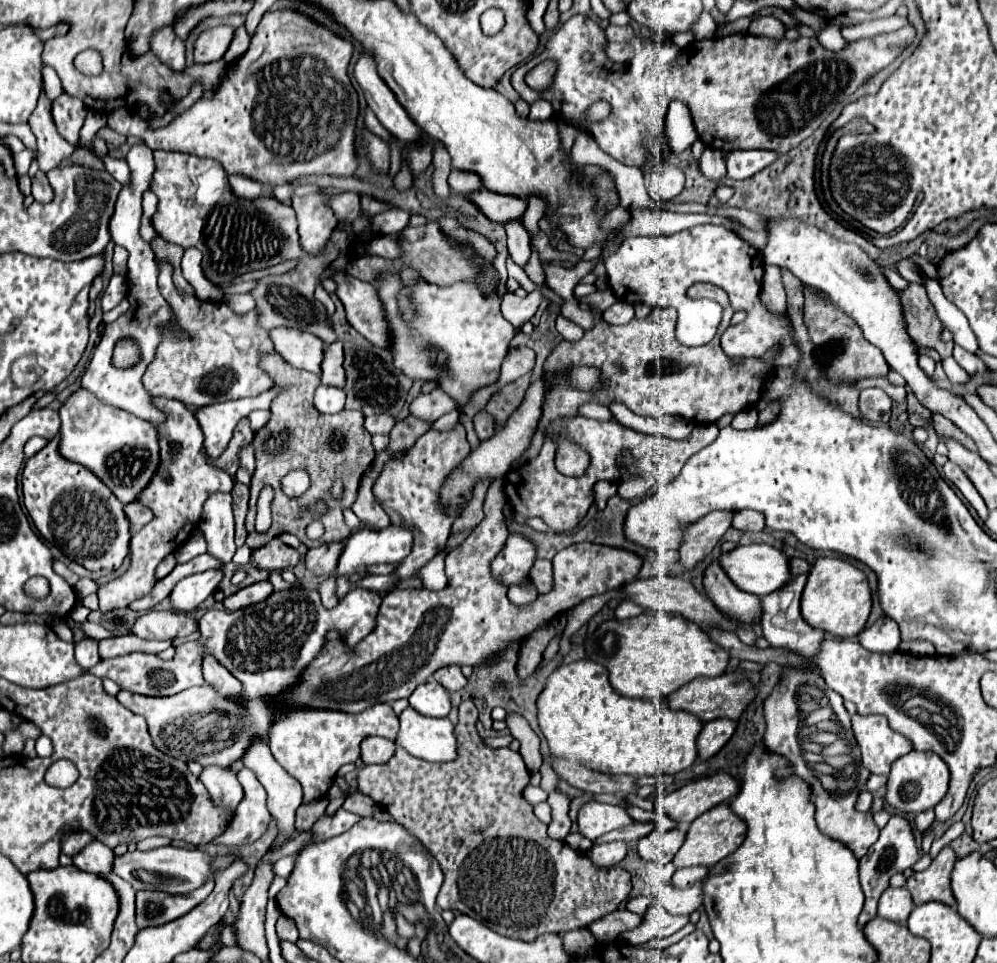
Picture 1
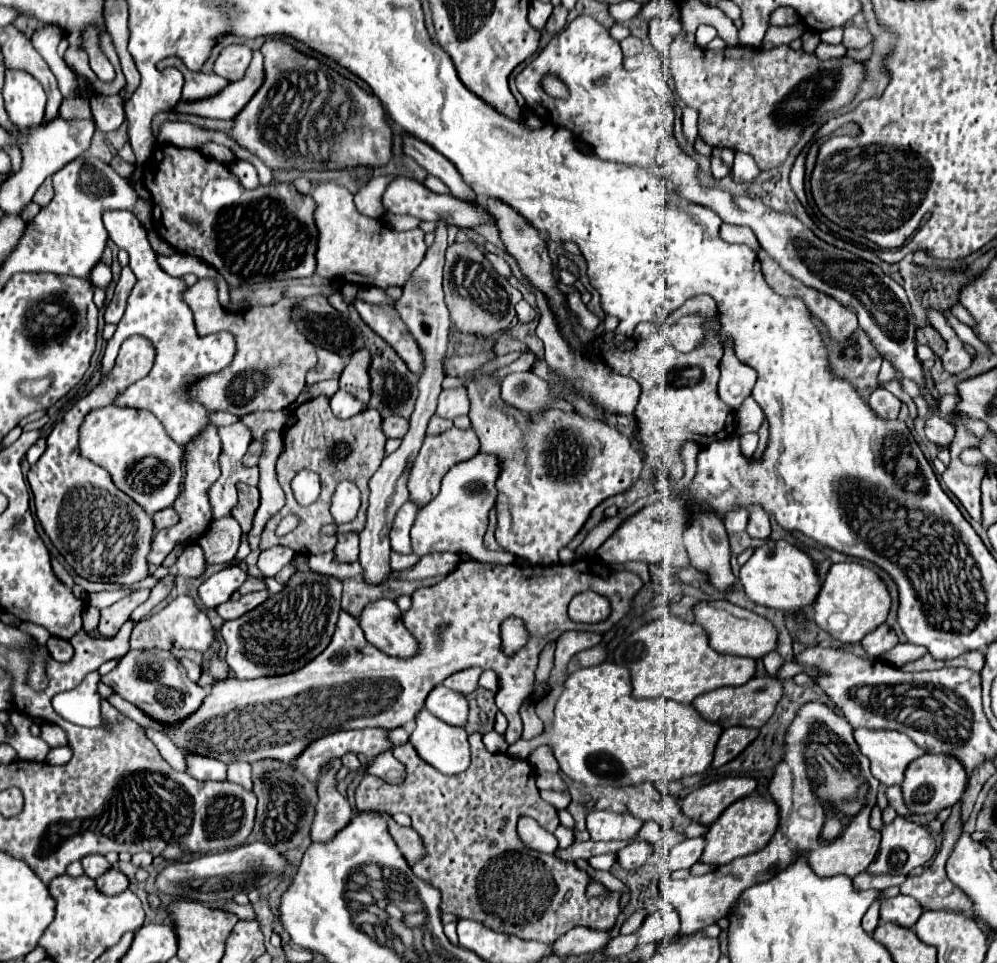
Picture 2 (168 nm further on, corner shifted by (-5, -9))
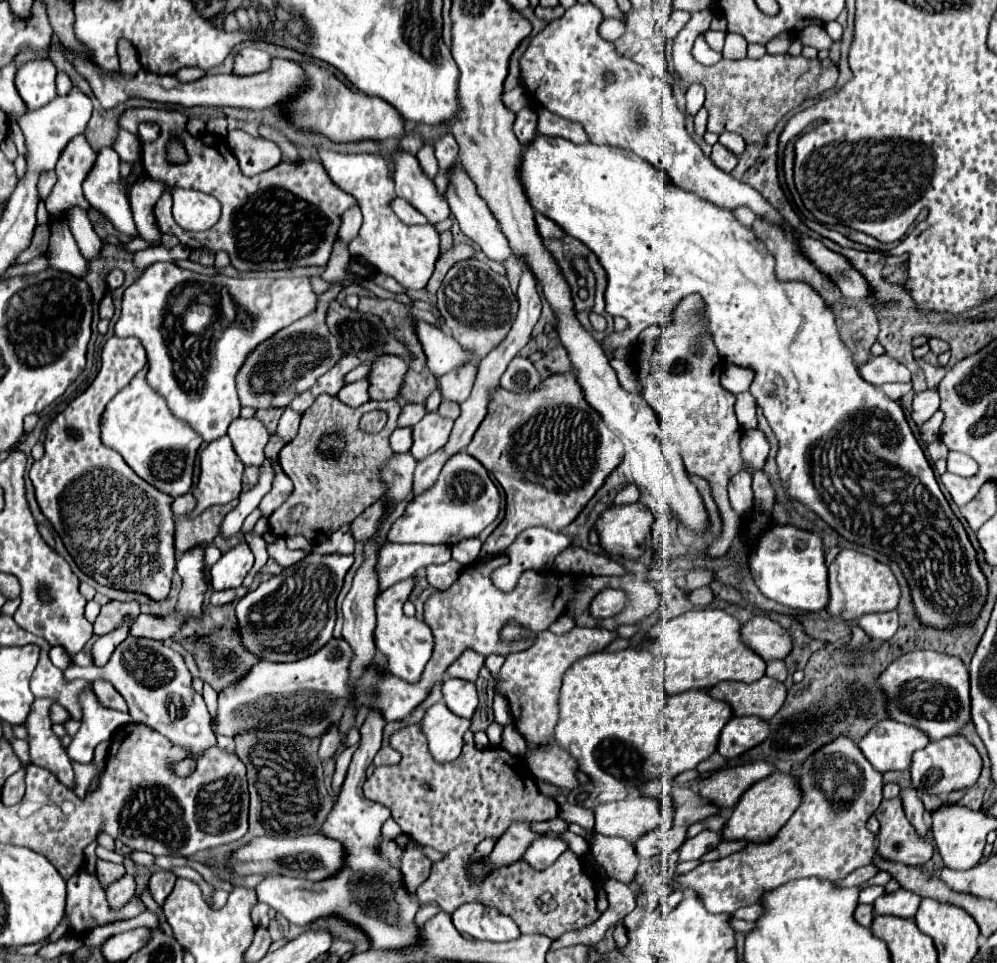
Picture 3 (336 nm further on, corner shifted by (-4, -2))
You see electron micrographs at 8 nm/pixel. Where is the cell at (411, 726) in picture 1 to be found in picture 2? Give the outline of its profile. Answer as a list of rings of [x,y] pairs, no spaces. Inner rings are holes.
[[[426,708],[416,716],[416,728],[410,736],[416,752],[438,772],[452,776],[470,764],[468,734],[460,726],[450,726]]]

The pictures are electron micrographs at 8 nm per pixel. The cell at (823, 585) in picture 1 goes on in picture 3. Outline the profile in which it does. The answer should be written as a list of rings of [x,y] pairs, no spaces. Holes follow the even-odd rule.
[[[847,549],[829,565],[829,603],[827,613],[845,621],[855,621],[865,613],[893,611],[899,601],[899,583],[893,571],[869,555]]]

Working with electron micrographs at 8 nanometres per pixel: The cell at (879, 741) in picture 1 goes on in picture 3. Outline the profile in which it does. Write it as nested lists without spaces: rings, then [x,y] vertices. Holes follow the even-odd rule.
[[[885,719],[877,723],[857,743],[867,761],[879,771],[903,771],[911,765],[911,755],[929,743],[927,735],[915,727]]]

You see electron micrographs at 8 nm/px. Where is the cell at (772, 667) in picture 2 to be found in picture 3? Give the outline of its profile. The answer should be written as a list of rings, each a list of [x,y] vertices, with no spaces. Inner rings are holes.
[[[771,659],[771,661],[767,661],[767,673],[765,673],[765,675],[777,677],[779,681],[785,681],[785,677],[787,677],[787,667],[785,667],[785,663],[783,663],[781,659]]]

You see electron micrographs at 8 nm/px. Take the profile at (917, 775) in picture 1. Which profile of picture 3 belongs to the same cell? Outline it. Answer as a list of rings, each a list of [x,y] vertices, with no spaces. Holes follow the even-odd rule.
[[[963,735],[931,741],[925,749],[913,755],[913,763],[911,763],[911,783],[919,795],[927,793],[927,795],[945,797],[951,791],[967,789],[975,785],[979,773],[981,773],[981,757],[977,749]]]

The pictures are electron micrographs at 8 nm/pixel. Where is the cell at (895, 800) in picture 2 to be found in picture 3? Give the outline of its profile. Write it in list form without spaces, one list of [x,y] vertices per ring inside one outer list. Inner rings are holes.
[[[903,787],[899,797],[901,797],[901,803],[903,803],[907,819],[913,823],[913,827],[917,829],[919,835],[925,835],[927,833],[927,825],[923,821],[923,801],[919,799],[917,791],[913,787]]]

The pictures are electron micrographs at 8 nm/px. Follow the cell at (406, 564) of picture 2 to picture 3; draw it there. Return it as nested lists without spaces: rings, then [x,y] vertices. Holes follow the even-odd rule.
[[[449,561],[449,563],[443,563],[443,565],[429,565],[425,567],[427,571],[427,581],[437,587],[437,589],[447,589],[461,573],[461,565],[457,561]]]

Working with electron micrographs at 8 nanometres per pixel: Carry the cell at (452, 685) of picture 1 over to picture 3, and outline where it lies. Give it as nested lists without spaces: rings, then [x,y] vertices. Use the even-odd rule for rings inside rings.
[[[465,651],[449,669],[447,675],[449,677],[457,677],[457,679],[465,679],[465,681],[475,681],[479,675],[479,669],[483,667],[485,657],[477,655],[475,651]]]

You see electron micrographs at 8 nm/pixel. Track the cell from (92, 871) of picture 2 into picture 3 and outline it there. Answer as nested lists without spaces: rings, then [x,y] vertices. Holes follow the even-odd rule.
[[[97,859],[97,879],[101,881],[103,887],[107,887],[107,885],[113,883],[115,879],[119,879],[123,873],[125,873],[125,867],[123,867],[123,865],[115,865],[115,863],[111,863],[111,861]]]

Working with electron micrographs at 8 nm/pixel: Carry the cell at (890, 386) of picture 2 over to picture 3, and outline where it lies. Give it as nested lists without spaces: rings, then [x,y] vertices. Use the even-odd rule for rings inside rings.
[[[889,355],[873,357],[861,369],[861,377],[871,385],[885,385],[885,383],[911,383],[911,373],[907,367],[891,359]]]

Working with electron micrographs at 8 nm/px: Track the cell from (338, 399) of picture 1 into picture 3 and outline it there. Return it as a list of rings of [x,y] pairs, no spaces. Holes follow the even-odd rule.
[[[361,379],[361,381],[355,381],[355,383],[349,383],[345,385],[339,393],[337,393],[337,399],[349,407],[359,407],[363,405],[365,401],[369,401],[369,393],[367,393],[367,387],[369,387],[369,381]]]

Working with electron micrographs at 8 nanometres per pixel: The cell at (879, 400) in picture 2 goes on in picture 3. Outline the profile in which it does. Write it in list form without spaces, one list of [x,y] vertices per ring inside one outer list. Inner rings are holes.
[[[887,383],[887,385],[883,385],[881,389],[883,389],[883,393],[885,393],[889,399],[899,401],[905,393],[911,391],[911,385],[903,385],[903,383]]]

